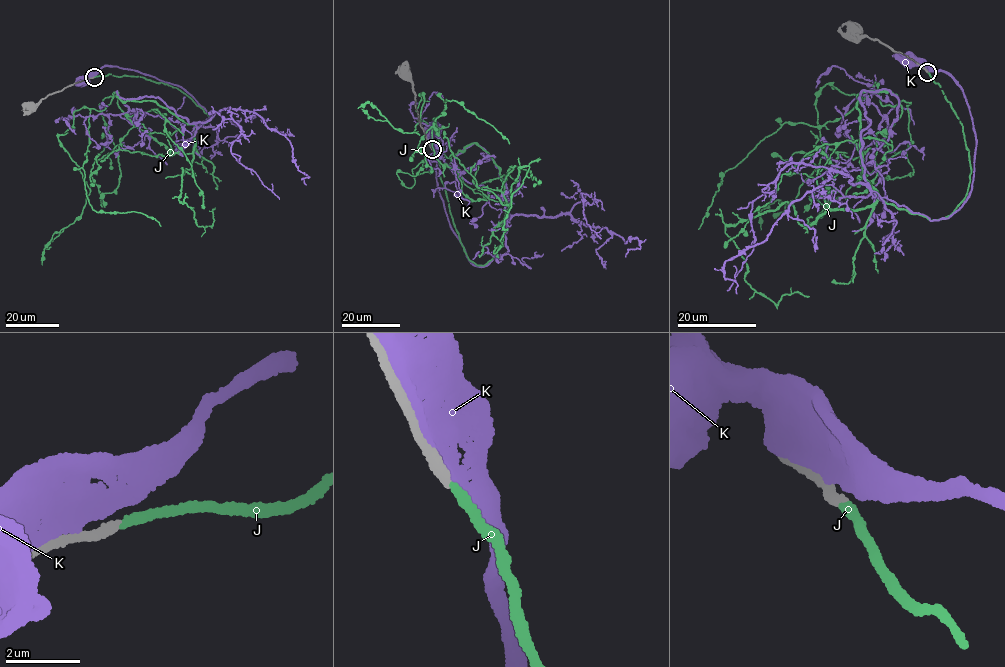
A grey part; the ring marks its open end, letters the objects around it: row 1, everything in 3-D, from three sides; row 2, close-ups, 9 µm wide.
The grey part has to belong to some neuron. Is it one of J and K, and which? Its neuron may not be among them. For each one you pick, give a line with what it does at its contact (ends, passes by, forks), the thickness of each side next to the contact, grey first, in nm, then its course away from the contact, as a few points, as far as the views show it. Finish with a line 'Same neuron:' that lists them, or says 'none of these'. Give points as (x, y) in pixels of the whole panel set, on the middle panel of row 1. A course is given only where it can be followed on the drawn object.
J: it ends; calibres 280 and 240 nm; course (431, 149), (482, 266), (505, 217), (487, 152), (444, 155), (421, 93), (418, 134), (358, 108)
Same neuron: J

